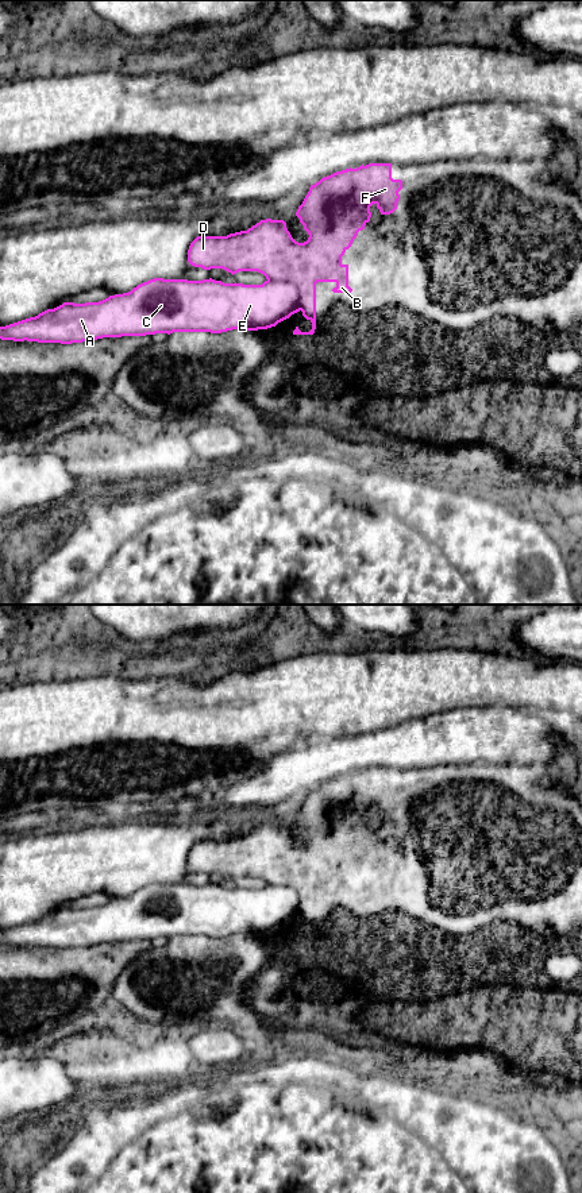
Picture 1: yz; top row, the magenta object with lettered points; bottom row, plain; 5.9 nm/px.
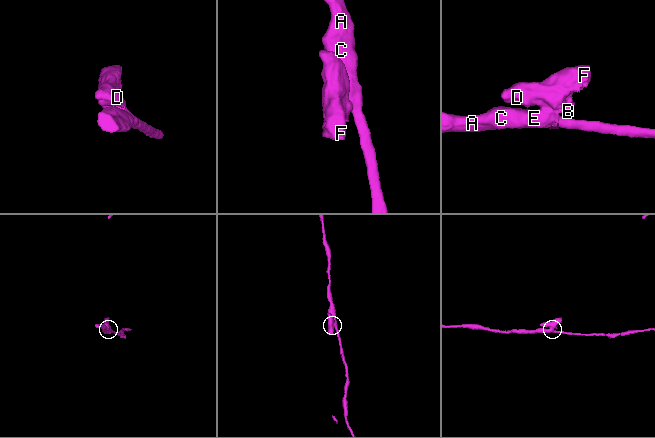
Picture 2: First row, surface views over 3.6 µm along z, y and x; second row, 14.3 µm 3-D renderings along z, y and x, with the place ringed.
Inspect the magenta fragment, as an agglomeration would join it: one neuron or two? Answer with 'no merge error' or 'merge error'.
merge error

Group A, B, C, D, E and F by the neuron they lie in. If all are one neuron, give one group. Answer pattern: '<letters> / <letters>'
A C E / B D F

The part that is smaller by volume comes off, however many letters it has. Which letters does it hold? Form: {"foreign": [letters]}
{"foreign": ["B", "D", "F"]}

